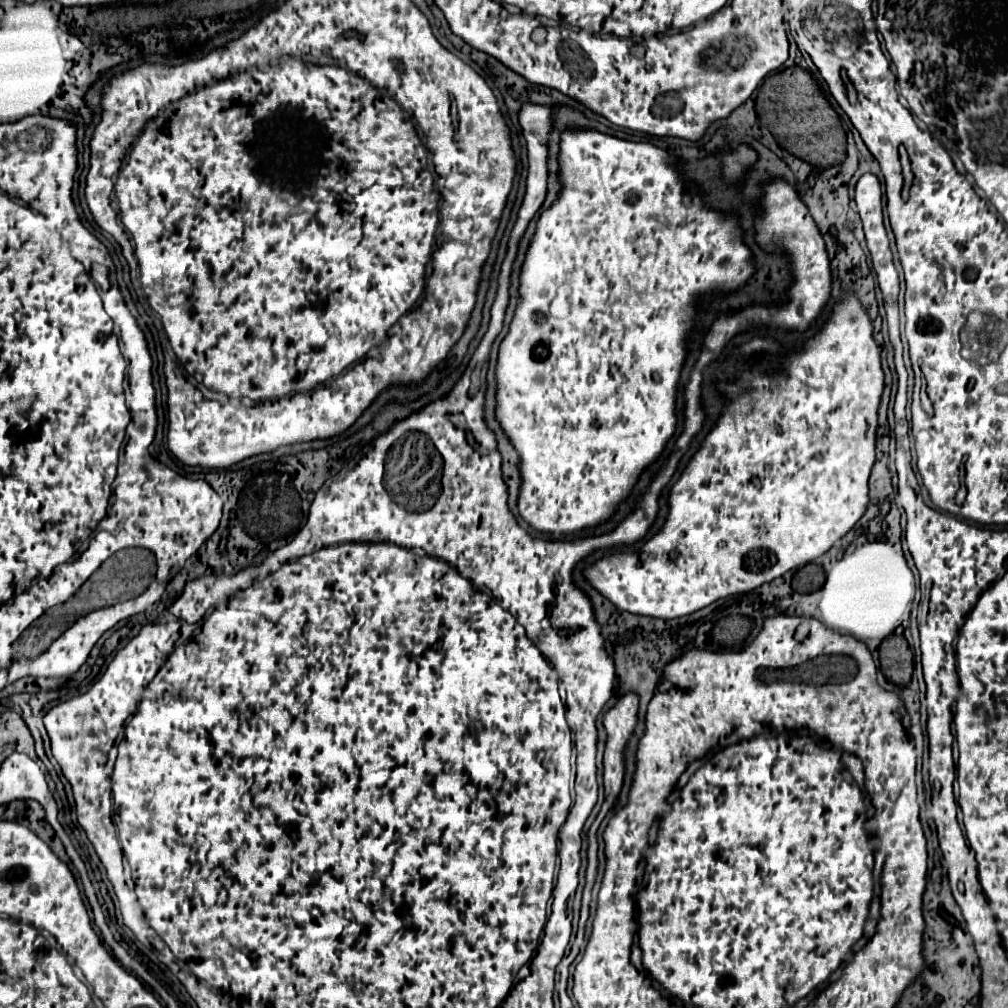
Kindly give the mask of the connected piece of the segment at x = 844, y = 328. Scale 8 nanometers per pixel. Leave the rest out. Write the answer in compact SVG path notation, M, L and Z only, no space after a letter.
M850 297L844 303L834 307L830 321L826 321L824 329L806 343L804 351L798 355L792 355L788 359L788 377L756 375L756 377L744 377L744 383L726 387L726 395L730 399L728 407L722 413L722 417L718 419L718 423L714 425L714 429L704 439L700 451L692 457L692 461L684 469L682 477L674 483L672 493L670 493L668 521L660 529L660 533L656 533L650 541L646 541L644 547L640 549L640 553L620 553L620 555L604 557L596 565L588 567L584 571L584 575L620 611L674 619L674 617L690 615L726 595L748 593L748 591L760 587L762 583L770 583L772 579L776 579L788 571L795 571L812 563L814 559L824 555L840 537L844 537L866 511L868 477L870 477L872 463L876 459L876 451L874 451L876 425L878 425L876 411L878 411L882 389L884 389L884 373L880 367L880 349L872 337L872 323L870 323L866 311L860 307L858 299Z

